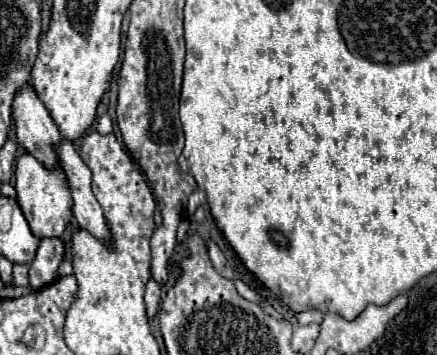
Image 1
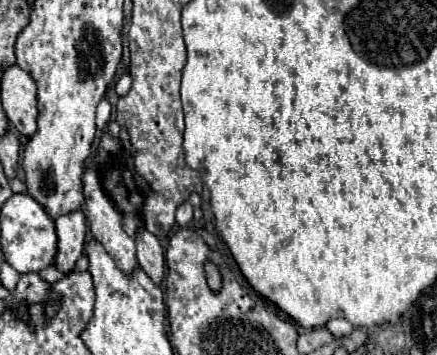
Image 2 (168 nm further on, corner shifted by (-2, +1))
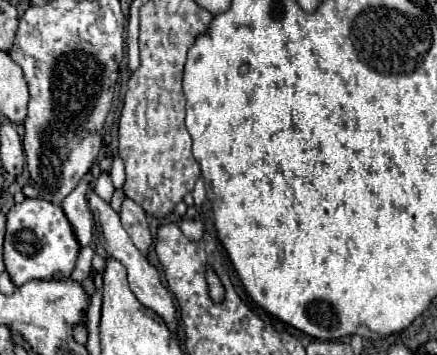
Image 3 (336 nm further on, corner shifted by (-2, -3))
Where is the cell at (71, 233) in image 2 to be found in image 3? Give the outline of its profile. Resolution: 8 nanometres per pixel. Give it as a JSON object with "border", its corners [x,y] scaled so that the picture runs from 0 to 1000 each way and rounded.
{"border":[[[199,487],[190,499],[190,510],[167,532],[167,544],[153,549],[149,566],[140,572],[185,696],[199,696],[208,685],[208,651],[213,651],[213,606],[199,577],[199,561],[195,561],[208,504],[213,504],[208,487]]]}

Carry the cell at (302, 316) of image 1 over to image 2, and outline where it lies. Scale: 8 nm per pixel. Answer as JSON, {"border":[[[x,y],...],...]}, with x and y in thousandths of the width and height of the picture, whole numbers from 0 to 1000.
{"border":[[[757,899],[748,915],[744,915],[767,949],[789,949],[789,944],[803,944],[808,938],[808,915],[789,899]]]}

